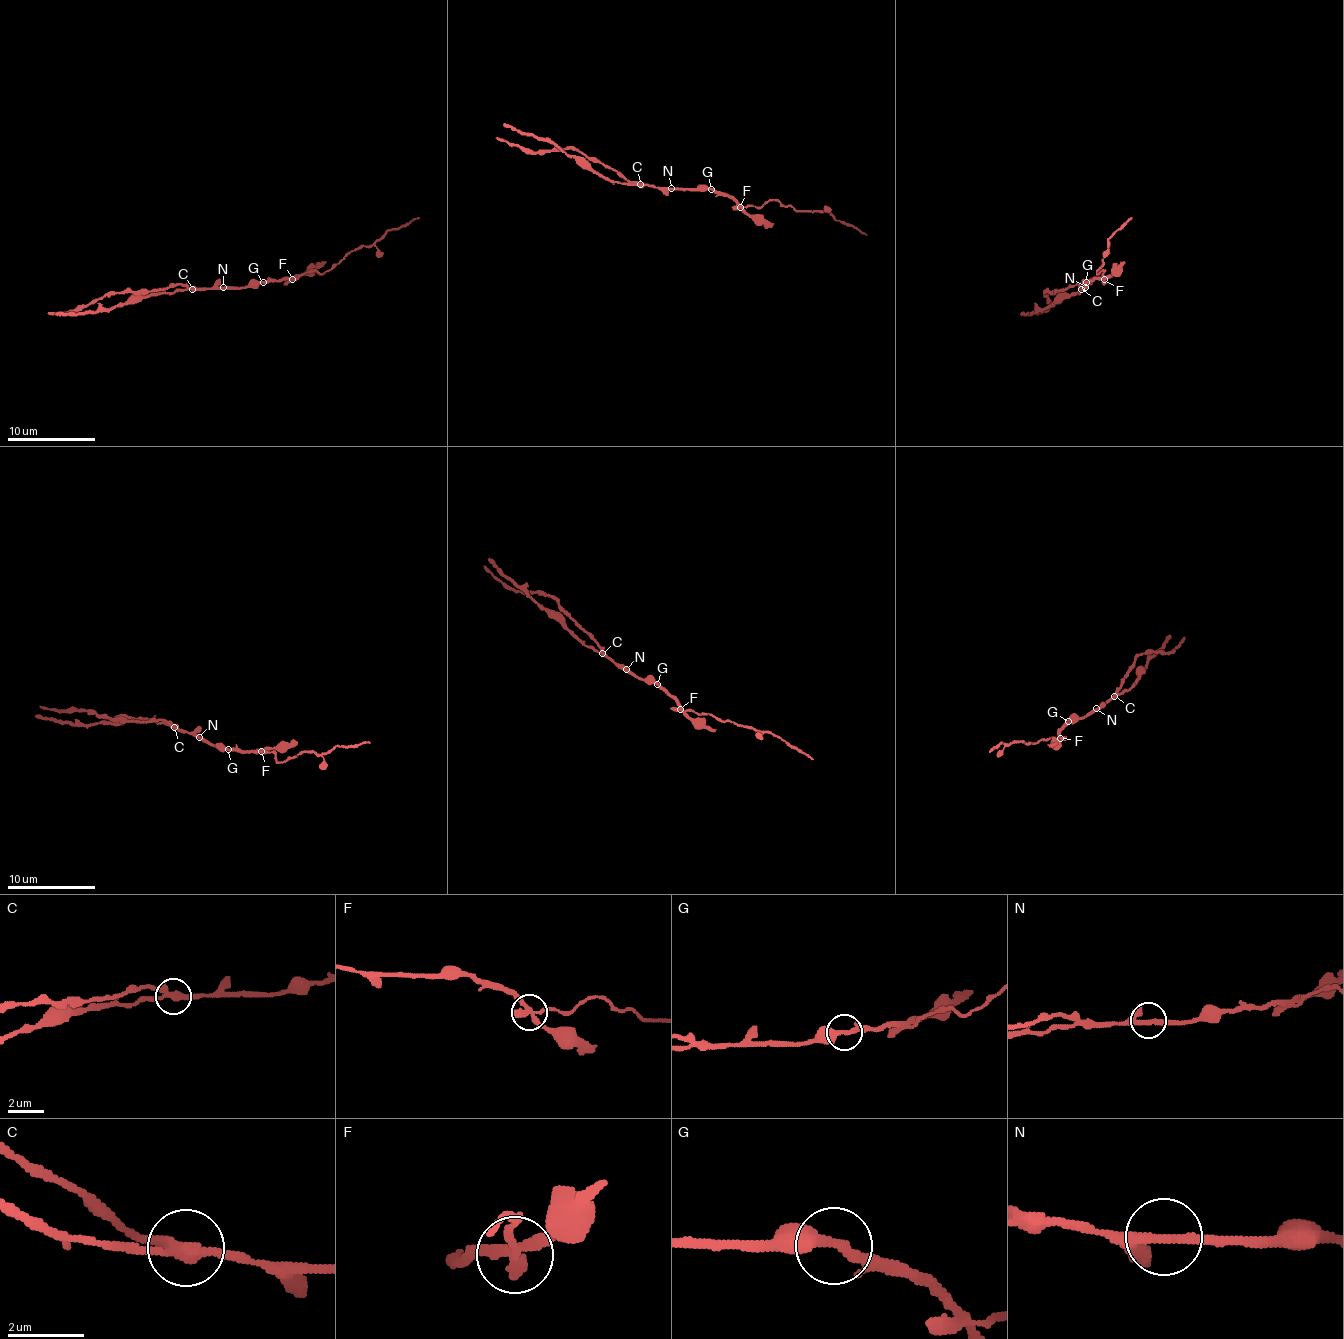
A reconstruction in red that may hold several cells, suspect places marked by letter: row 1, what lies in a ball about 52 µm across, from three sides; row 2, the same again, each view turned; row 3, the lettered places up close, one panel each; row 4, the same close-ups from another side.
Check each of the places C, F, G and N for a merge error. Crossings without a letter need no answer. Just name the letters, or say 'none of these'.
C, F

